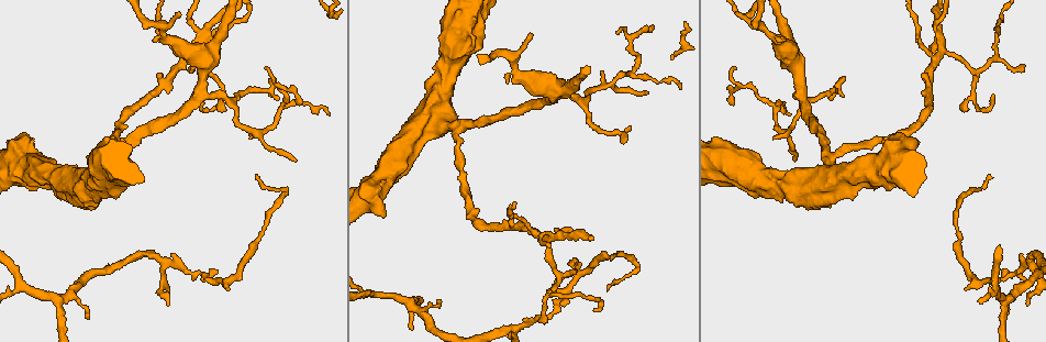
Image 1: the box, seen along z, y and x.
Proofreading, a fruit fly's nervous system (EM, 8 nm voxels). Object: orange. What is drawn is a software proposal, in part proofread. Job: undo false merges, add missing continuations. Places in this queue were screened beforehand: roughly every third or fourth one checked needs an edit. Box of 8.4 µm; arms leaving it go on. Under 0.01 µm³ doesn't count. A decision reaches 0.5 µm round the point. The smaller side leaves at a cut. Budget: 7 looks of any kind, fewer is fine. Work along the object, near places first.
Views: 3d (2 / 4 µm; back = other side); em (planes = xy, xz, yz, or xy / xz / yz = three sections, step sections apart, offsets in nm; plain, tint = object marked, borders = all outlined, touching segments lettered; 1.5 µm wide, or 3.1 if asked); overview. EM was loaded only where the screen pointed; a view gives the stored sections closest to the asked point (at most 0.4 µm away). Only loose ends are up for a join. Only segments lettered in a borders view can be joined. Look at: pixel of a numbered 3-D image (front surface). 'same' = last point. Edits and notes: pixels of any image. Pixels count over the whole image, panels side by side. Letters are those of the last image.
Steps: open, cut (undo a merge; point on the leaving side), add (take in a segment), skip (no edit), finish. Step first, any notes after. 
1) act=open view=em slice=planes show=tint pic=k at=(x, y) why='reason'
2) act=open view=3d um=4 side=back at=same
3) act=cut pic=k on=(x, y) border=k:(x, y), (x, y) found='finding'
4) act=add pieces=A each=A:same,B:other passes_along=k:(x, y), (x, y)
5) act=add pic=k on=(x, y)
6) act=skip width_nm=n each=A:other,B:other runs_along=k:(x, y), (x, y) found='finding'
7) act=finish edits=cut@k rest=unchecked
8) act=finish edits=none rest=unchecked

act=open view=3d um=2 side=back pic=1 at=(768, 31) why='thick turns thin'

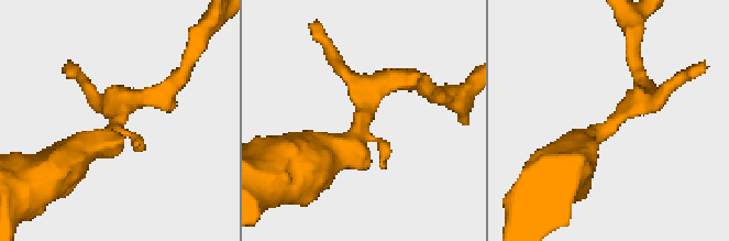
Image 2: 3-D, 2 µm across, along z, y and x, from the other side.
act=open view=em slice=planes show=tint pic=2 at=(119, 123) why='need the tissue'

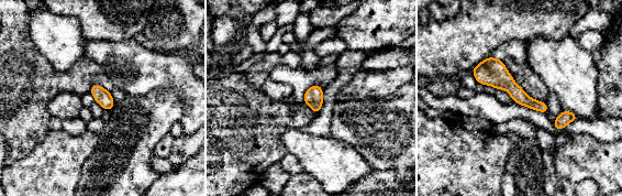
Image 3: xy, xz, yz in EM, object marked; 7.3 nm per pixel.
act=open view=em slice=planes show=borders at=same why='what lies round it'

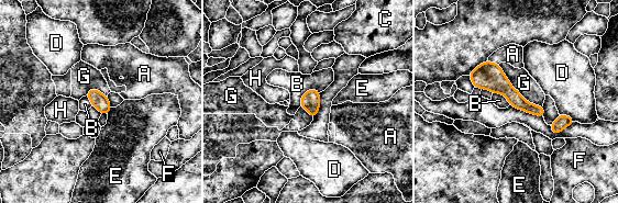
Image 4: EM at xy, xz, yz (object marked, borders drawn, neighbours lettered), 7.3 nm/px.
act=skip each=A:other,B:other,C:other,D:other,E:other,F:other,G:other,H:other border=4:(498, 64), (526, 100), (542, 105) found='continuous, no second cell'

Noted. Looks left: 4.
act=open view=3d um=2 pic=1 at=(256, 176) why='tapers out'

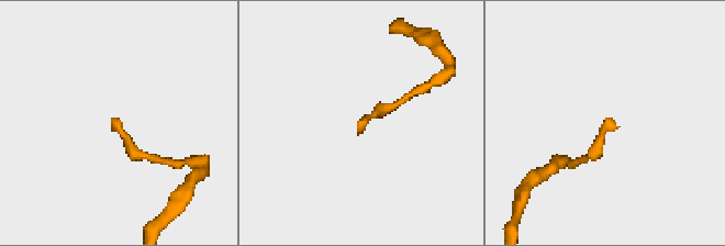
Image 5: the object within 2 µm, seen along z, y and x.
act=open view=em slice=xz step=4 show=borders pic=5 at=(114, 122)

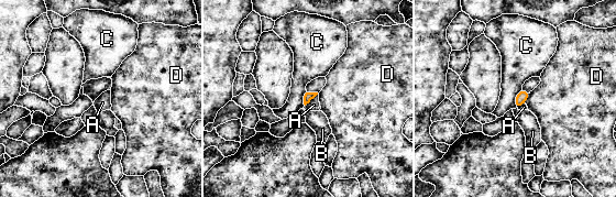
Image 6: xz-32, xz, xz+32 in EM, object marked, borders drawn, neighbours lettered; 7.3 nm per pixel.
act=skip each=A:other,B:other,C:other,D:other found='no lettered segment goes on from it'

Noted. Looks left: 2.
act=finish edits=none rest=unchecked

